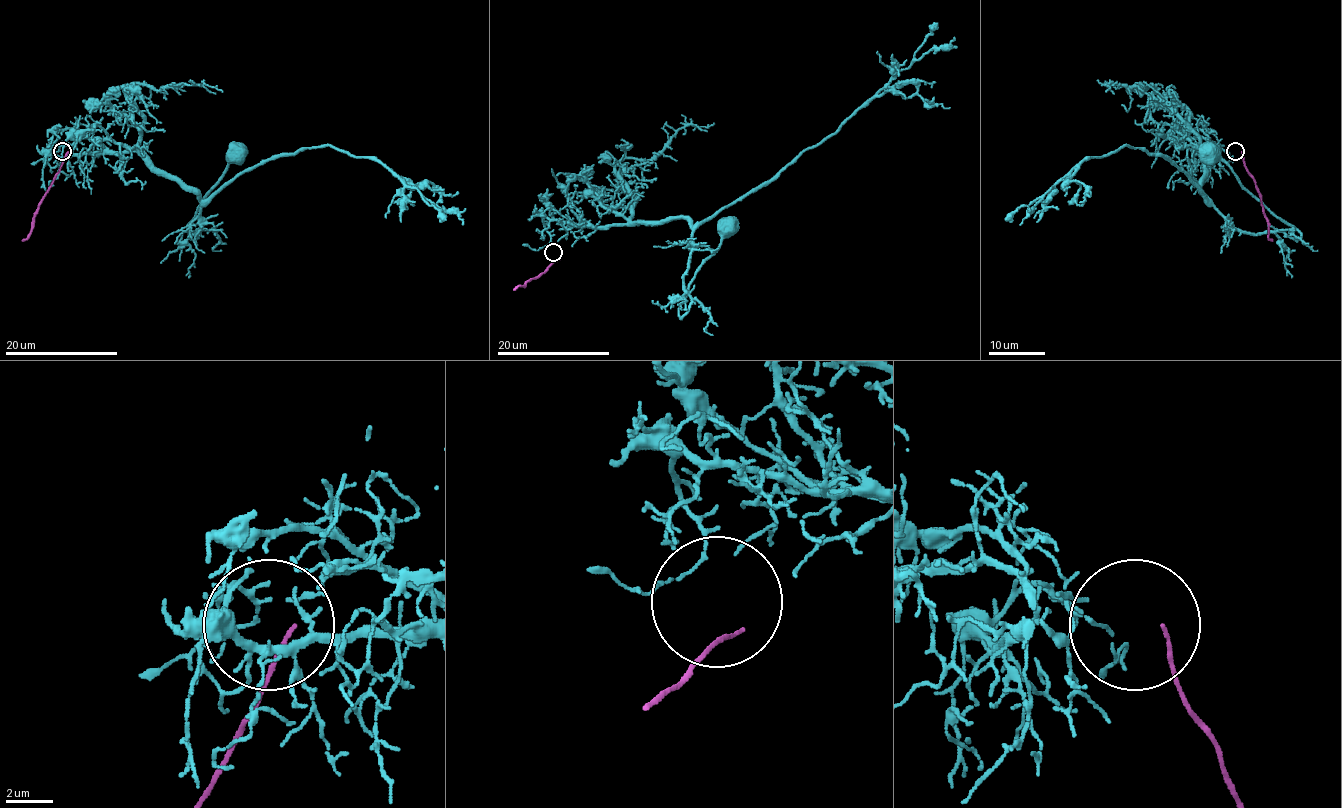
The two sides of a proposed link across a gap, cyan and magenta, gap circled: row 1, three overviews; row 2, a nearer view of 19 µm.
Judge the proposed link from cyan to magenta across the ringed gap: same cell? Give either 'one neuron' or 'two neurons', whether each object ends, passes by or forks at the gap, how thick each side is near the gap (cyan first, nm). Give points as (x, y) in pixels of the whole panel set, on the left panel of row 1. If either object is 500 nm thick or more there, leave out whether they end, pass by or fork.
two neurons; cyan passes by; magenta ends; calibres 130 and 140 nm

